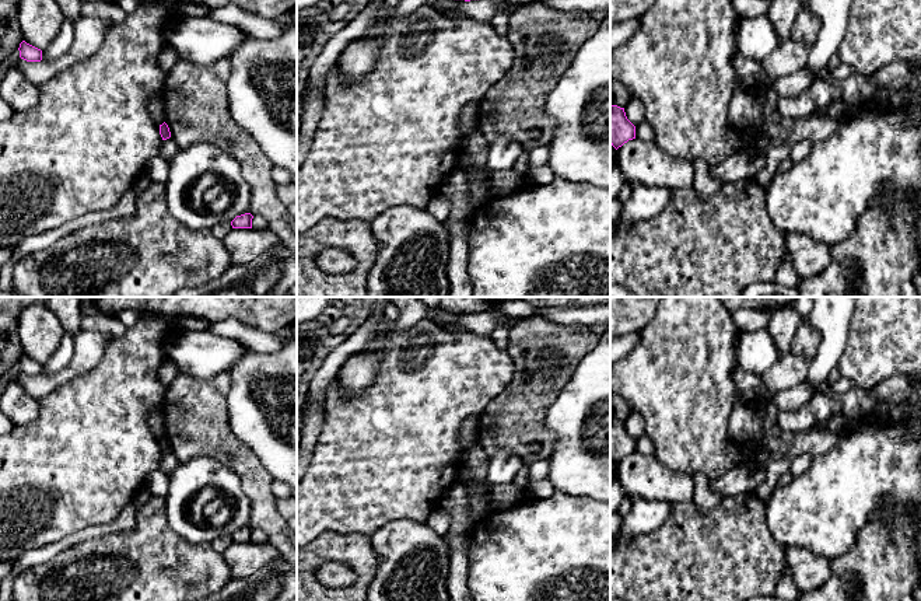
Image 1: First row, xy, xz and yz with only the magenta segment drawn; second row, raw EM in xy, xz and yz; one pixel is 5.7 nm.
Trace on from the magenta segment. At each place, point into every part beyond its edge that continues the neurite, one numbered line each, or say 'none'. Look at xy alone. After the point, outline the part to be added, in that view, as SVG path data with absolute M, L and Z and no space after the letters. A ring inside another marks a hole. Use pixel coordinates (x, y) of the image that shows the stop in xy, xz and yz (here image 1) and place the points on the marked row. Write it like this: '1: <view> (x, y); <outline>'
none

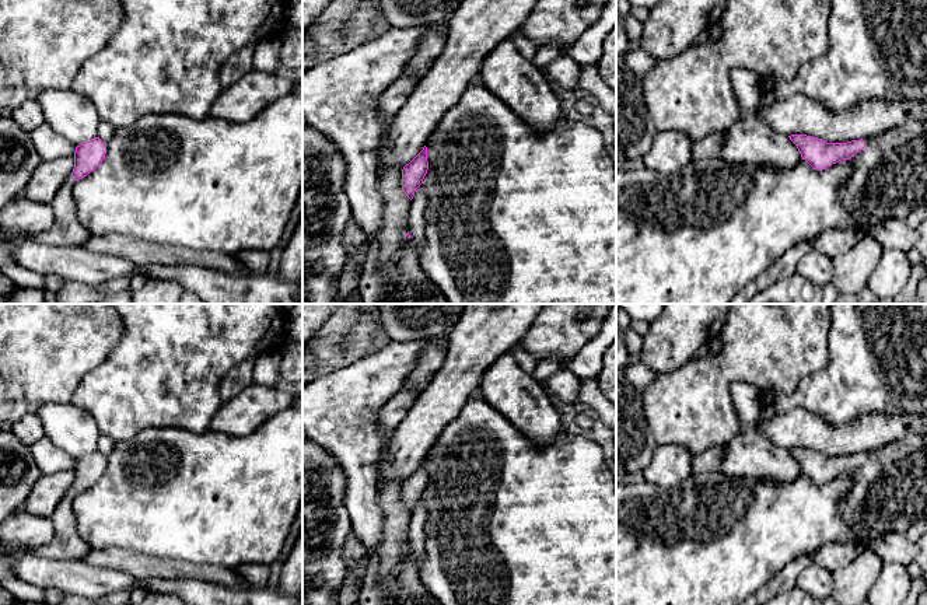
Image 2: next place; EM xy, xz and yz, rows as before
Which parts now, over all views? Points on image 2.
1: yz (889, 175); M927 119L863 140L865 147L851 157L853 174L842 189L844 207L905 220L927 203Z

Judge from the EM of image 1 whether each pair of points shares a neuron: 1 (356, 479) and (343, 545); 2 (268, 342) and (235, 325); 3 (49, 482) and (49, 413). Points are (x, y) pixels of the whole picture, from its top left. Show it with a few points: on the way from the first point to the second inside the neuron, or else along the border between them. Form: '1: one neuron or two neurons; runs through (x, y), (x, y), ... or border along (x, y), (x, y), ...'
1: two neurons; border along (368, 535), (321, 533), (314, 540)
2: one neuron; runs through (259, 341), (244, 334)
3: one neuron; runs through (49, 465), (49, 430)

